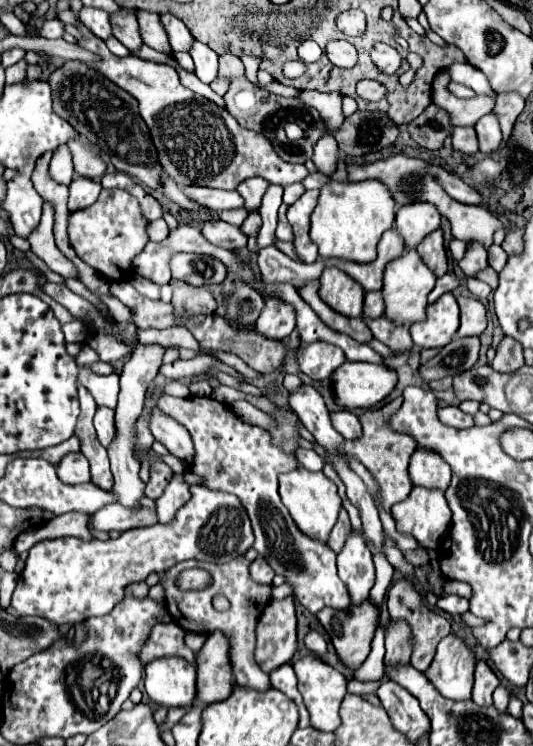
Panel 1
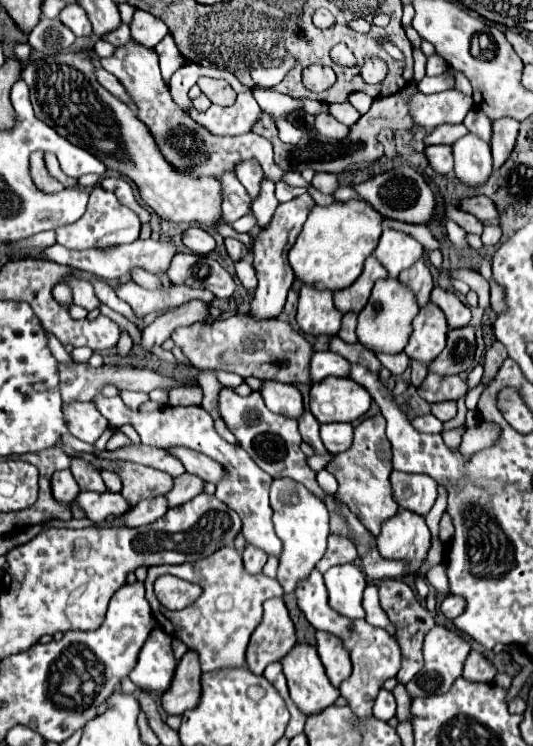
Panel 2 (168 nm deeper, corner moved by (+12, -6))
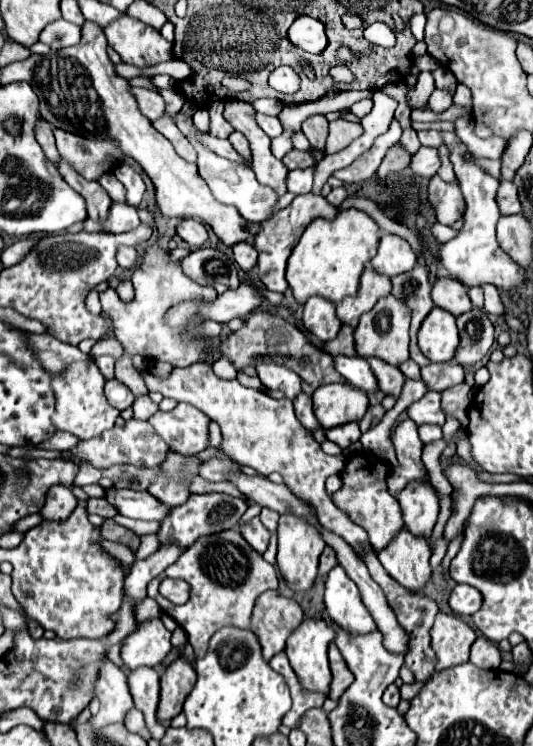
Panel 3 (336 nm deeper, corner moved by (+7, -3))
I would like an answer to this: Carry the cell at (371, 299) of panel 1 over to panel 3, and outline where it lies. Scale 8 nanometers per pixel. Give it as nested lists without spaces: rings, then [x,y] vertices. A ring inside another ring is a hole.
[[[343,324],[337,338],[333,338],[331,342],[325,342],[323,350],[331,356],[335,354],[345,354],[345,356],[357,356],[357,352],[353,350],[353,328],[349,324]]]

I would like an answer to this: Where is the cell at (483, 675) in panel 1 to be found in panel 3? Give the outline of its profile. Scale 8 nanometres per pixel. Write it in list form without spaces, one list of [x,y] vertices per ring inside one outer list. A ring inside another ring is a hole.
[[[479,636],[475,640],[475,644],[471,646],[469,662],[483,670],[495,670],[501,664],[501,652],[491,640],[487,640],[485,636]]]

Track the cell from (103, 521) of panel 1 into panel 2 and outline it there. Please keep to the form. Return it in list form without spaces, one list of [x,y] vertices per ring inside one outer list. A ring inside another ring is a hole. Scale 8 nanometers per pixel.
[[[154,497],[154,499],[144,499],[138,505],[134,505],[128,513],[124,513],[120,519],[126,523],[126,527],[140,527],[148,525],[168,511],[168,501],[166,497]]]

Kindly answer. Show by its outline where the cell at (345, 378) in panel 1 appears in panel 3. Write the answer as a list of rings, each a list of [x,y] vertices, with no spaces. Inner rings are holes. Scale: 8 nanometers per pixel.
[[[325,384],[313,392],[313,408],[319,424],[329,430],[339,424],[359,422],[369,408],[369,398],[351,384]]]

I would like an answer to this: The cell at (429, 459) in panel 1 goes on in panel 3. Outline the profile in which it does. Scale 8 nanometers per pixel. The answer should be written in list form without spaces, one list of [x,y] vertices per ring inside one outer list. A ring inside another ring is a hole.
[[[427,480],[409,482],[399,494],[397,500],[403,510],[405,528],[417,536],[431,536],[431,530],[439,514],[437,490]]]

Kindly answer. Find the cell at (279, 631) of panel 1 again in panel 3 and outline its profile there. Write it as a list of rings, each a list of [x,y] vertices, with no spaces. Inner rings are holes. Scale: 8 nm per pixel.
[[[265,592],[259,596],[255,608],[253,608],[253,620],[251,630],[257,634],[257,640],[263,648],[263,658],[269,662],[275,654],[285,650],[287,638],[293,634],[293,630],[303,622],[303,610],[293,598],[285,598],[279,592]]]

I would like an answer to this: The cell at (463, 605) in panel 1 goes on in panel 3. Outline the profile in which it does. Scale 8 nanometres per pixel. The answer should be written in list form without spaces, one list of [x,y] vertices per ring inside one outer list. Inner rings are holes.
[[[457,584],[449,596],[449,606],[459,616],[471,616],[481,608],[481,594],[467,584]]]

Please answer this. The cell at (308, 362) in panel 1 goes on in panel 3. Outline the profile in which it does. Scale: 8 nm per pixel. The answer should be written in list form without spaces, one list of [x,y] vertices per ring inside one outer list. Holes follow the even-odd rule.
[[[333,356],[333,362],[335,362],[335,370],[349,382],[353,384],[355,388],[363,390],[363,392],[375,392],[379,386],[377,386],[377,378],[373,376],[369,364],[359,358],[359,356]]]

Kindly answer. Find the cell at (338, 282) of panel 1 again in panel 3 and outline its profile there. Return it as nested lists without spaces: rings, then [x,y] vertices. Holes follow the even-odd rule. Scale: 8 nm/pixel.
[[[309,298],[303,310],[305,328],[321,342],[333,340],[341,328],[341,320],[335,316],[335,304],[325,298]]]

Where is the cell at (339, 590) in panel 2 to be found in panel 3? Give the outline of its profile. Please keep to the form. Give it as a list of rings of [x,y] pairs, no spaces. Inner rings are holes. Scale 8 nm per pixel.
[[[335,566],[327,576],[325,608],[331,620],[351,634],[365,634],[377,628],[367,606],[361,602],[357,586],[351,582],[345,570],[341,570],[341,566]]]

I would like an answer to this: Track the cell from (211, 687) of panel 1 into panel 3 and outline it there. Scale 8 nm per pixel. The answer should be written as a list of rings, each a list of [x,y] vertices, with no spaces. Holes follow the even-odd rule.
[[[185,656],[173,660],[161,674],[161,702],[157,708],[157,718],[167,722],[181,714],[185,698],[191,694],[195,686],[197,674],[193,670],[193,662]]]

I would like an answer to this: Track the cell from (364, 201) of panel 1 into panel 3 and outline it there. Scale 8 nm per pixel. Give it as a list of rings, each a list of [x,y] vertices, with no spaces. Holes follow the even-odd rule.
[[[341,210],[333,220],[315,218],[303,232],[299,244],[293,248],[287,262],[287,282],[299,302],[307,302],[309,296],[323,296],[331,302],[339,302],[345,296],[355,296],[359,278],[369,262],[377,254],[379,226],[377,222],[357,210]]]

